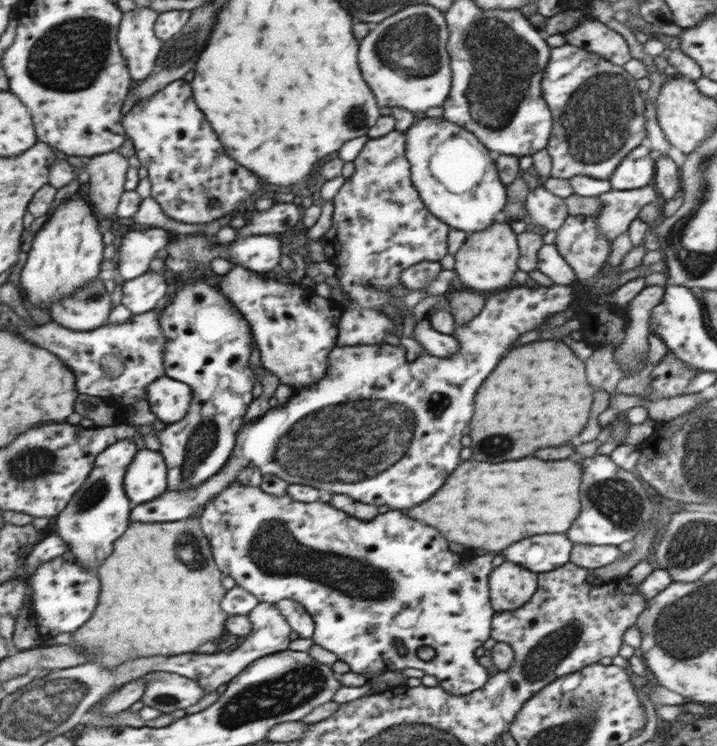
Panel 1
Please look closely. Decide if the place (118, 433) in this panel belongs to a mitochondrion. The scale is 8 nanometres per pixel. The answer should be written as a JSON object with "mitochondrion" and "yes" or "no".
{"mitochondrion":"no"}

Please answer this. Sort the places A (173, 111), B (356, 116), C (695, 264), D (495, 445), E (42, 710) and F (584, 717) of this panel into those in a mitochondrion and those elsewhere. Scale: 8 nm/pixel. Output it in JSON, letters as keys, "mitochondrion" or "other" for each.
{"A":"other","B":"mitochondrion","C":"mitochondrion","D":"mitochondrion","E":"mitochondrion","F":"mitochondrion"}

